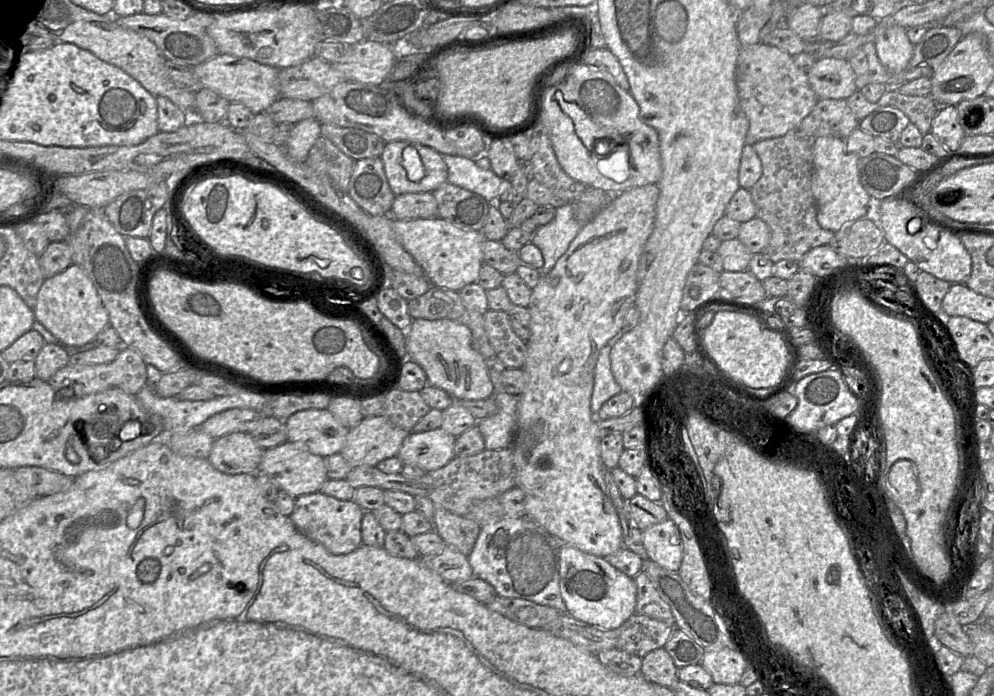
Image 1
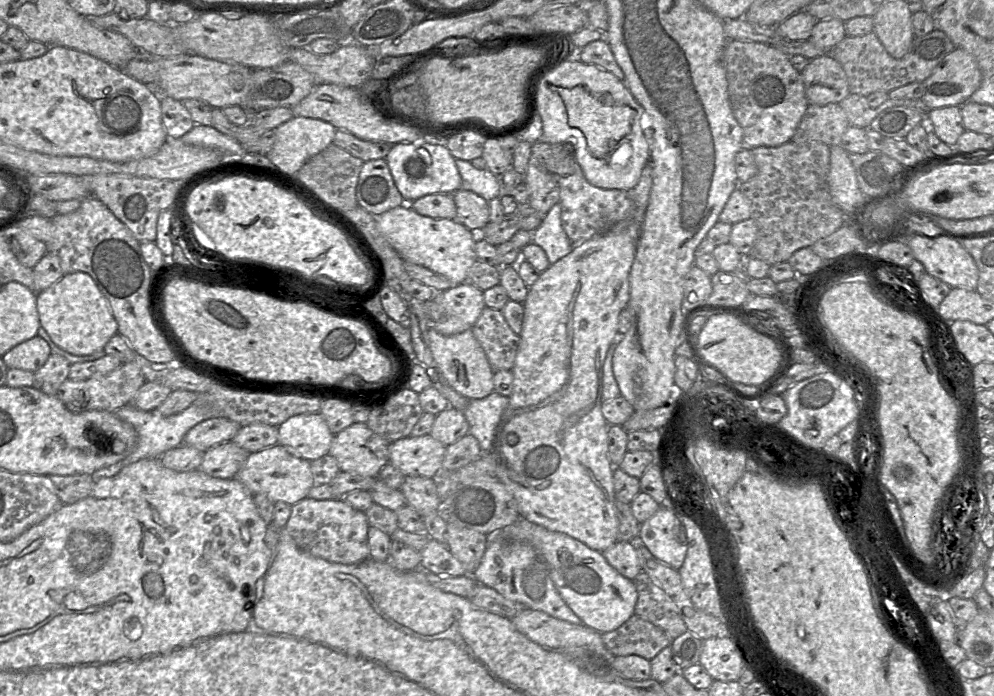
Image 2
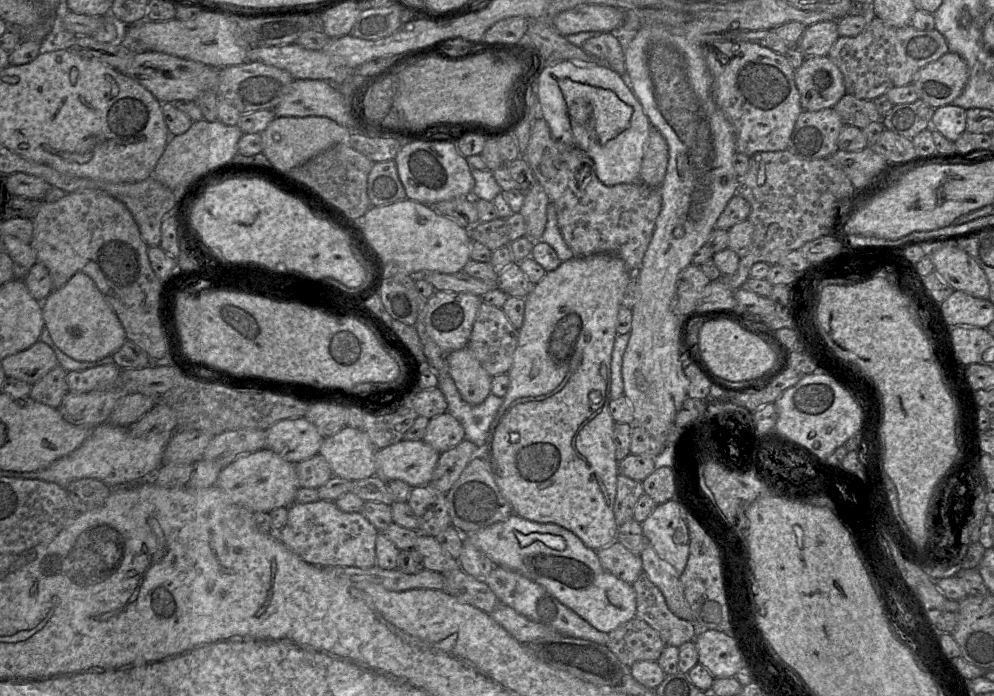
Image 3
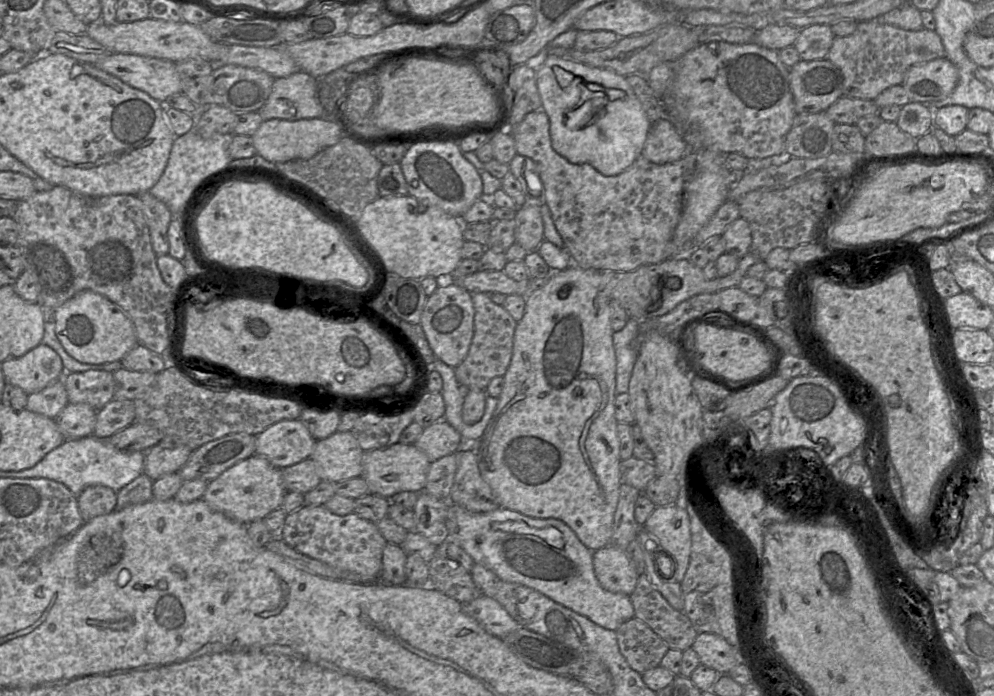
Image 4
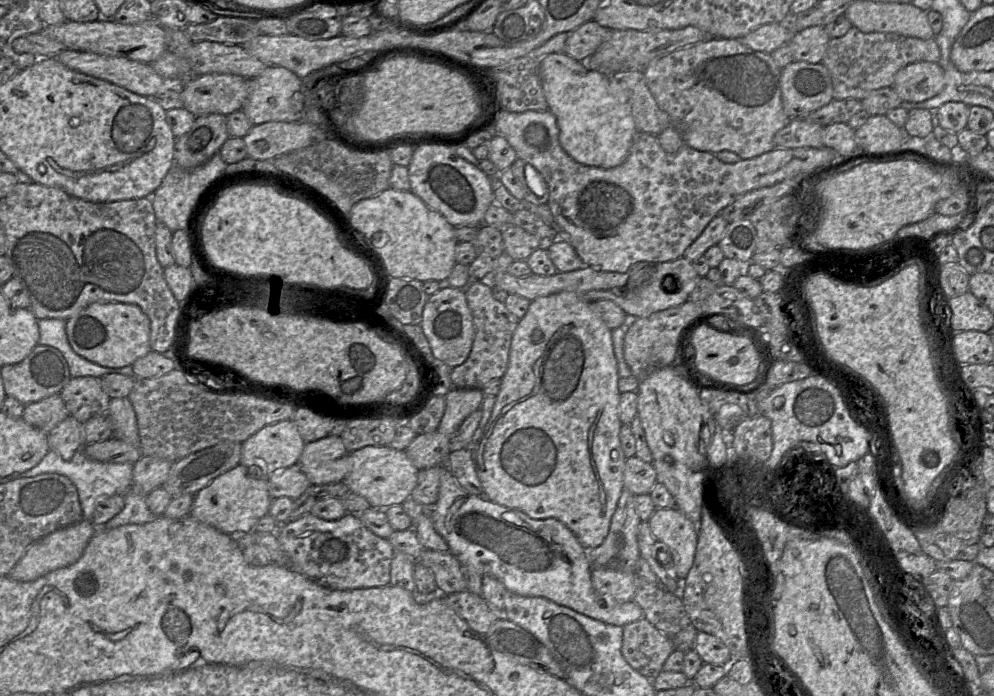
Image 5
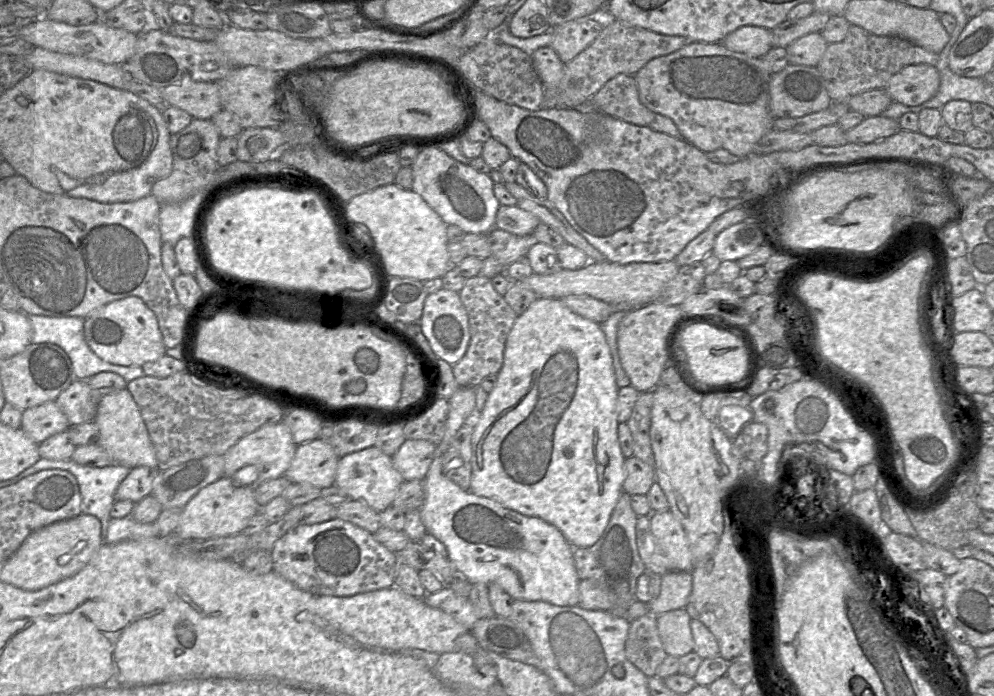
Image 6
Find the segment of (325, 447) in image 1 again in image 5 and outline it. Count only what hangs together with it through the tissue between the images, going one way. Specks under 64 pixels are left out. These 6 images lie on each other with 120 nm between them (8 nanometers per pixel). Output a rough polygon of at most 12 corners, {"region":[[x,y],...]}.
{"region":[[292,420],[242,443],[240,464],[269,480],[298,463],[305,442]]}

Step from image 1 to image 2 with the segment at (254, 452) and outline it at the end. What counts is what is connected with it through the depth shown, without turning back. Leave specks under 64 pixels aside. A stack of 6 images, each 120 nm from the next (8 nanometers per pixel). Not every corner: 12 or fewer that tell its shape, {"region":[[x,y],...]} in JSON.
{"region":[[233,441],[205,451],[198,470],[231,479],[249,454]]}

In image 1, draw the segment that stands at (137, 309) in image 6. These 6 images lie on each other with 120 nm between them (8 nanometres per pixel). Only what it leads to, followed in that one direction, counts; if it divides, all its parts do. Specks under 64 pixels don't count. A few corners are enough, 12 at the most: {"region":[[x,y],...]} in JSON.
{"region":[[76,264],[46,278],[35,318],[70,346],[109,326]]}

